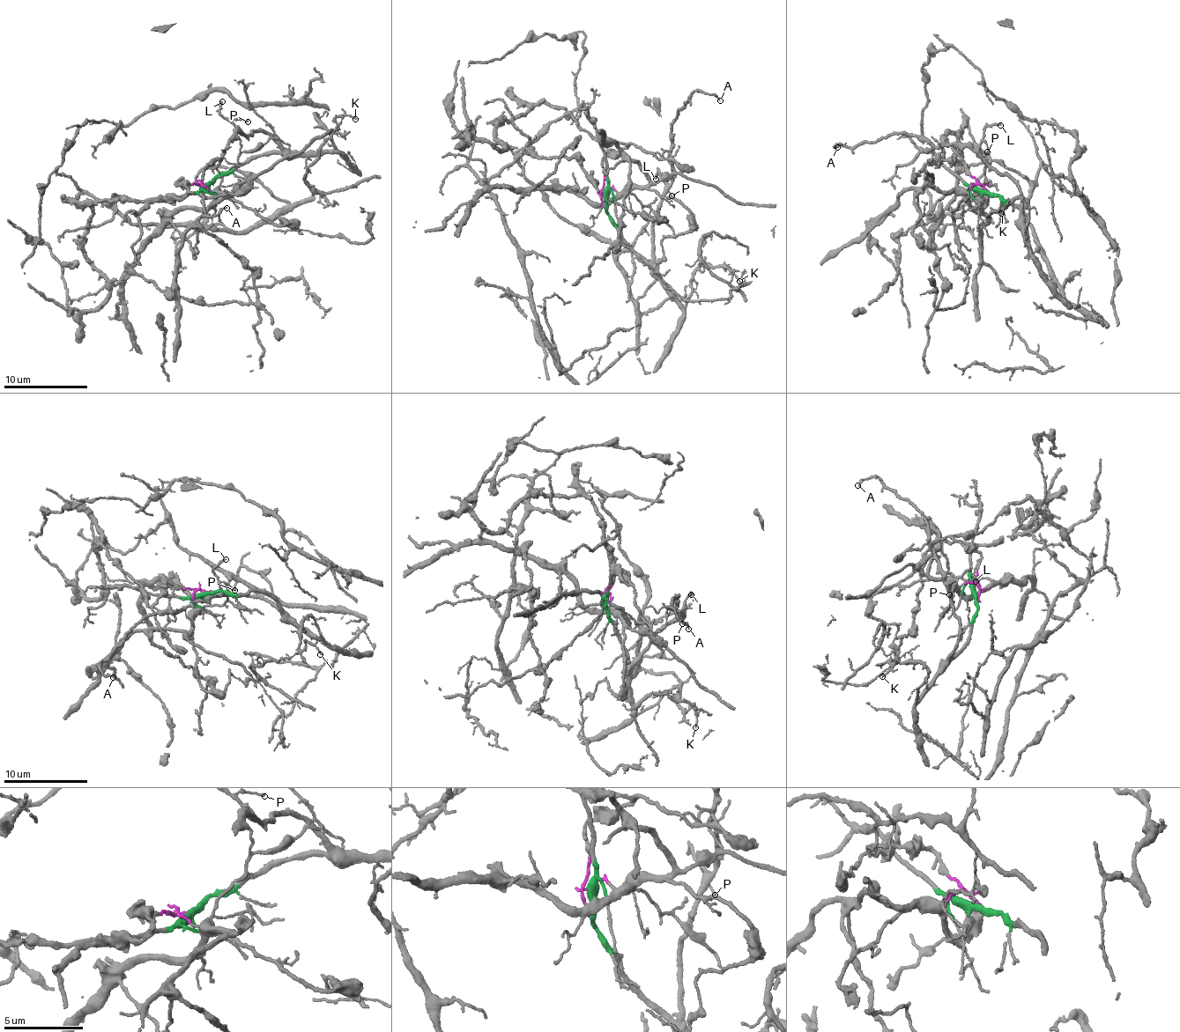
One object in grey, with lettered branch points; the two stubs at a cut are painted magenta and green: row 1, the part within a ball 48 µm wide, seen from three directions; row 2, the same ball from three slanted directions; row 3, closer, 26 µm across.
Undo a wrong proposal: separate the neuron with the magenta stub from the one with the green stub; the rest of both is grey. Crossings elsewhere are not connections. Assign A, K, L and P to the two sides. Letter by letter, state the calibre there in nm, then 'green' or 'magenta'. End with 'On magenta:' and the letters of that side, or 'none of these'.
A: 160 nm thick; green
K: 150 nm thick; green
L: 190 nm thick; green
P: 100 nm thick; green
On magenta: none of these

